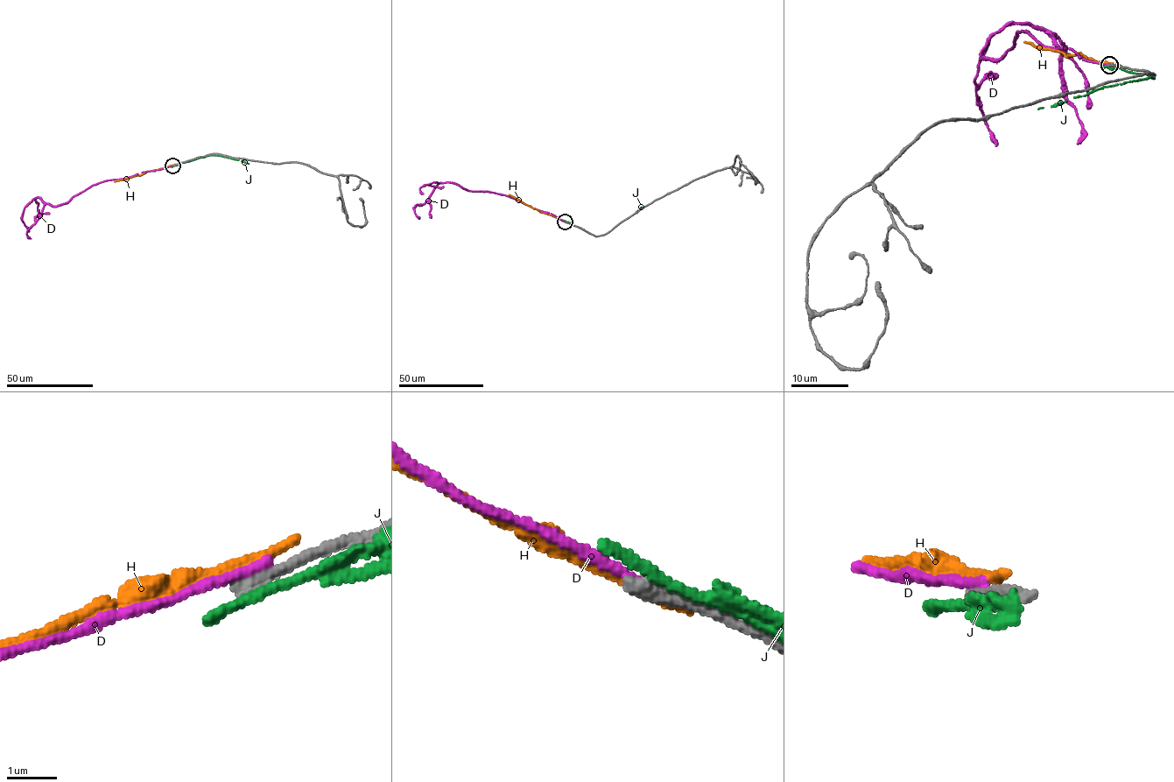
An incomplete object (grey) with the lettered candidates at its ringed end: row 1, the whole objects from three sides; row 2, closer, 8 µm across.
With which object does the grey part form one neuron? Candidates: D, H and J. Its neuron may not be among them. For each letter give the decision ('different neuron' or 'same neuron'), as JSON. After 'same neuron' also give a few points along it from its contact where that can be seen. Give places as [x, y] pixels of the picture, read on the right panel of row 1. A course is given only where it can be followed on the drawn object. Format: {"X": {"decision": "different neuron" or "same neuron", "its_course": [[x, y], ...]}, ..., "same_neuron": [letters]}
{"D": {"decision": "different neuron"}, "H": {"decision": "different neuron"}, "J": {"decision": "different neuron"}, "same_neuron": []}

